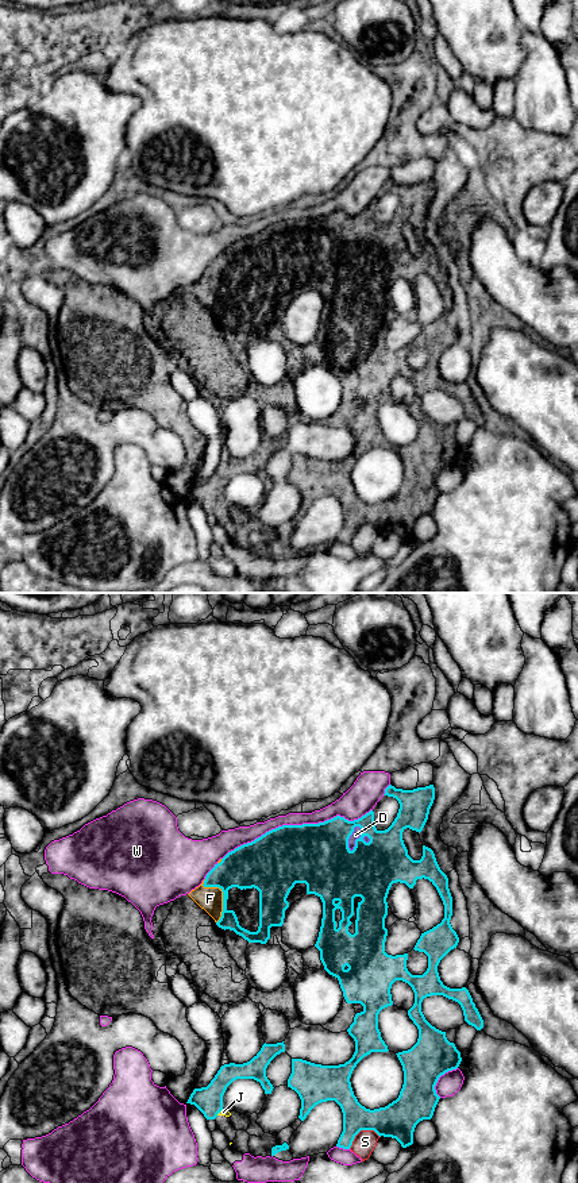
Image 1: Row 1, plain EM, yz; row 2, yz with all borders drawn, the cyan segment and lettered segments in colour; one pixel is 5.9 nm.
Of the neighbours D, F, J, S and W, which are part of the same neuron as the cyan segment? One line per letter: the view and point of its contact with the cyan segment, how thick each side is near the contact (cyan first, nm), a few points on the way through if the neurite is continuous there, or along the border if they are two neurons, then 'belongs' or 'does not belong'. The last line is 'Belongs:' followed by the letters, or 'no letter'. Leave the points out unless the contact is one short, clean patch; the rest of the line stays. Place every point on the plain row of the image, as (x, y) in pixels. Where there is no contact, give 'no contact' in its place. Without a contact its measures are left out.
D: yz (357, 234) | 360/50 nm | belongs
F: yz (223, 291) | 260/140 nm | belongs
J: yz (219, 507) | 160/40 nm | belongs
S: yz (361, 524) | 220/140 nm | does not belong
W: yz (296, 220) | 380/90 nm | does not belong
Belongs: D, F, J

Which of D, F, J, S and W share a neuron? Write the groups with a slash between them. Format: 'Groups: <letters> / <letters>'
Groups: D F J / S / W

